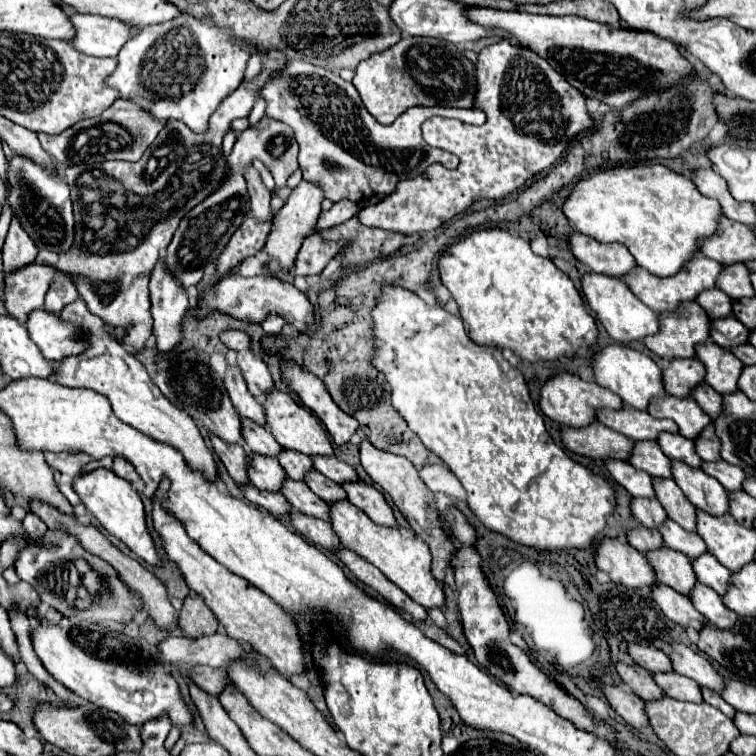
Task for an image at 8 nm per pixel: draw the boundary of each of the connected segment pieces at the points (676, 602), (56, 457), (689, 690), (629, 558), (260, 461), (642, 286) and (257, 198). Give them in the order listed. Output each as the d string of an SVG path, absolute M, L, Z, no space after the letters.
M656 584L652 588L652 596L658 602L660 610L672 618L672 622L684 626L684 628L694 628L694 630L702 630L704 628L704 616L692 606L690 598L678 594L676 590L664 586L664 584Z
M44 452L44 456L52 468L60 470L62 474L68 474L70 478L78 476L82 472L82 468L92 460L92 458L88 458L88 454L72 454L72 452L60 452L60 454Z
M676 672L654 674L654 680L664 690L664 694L674 700L684 700L684 702L694 702L694 704L704 702L700 686L696 686L696 682L692 682L690 678L684 678L682 674L676 674Z
M604 538L596 552L596 566L604 570L612 582L626 588L652 588L656 574L644 554L620 540Z
M254 454L250 462L248 476L256 488L266 490L266 492L280 492L286 478L284 468L280 468L280 462L276 458L258 456L258 454Z
M696 254L696 258L692 258L684 270L680 270L678 274L674 276L668 276L668 278L660 278L660 276L654 276L650 274L648 270L644 268L636 268L632 270L632 274L626 276L626 284L630 286L630 290L648 306L652 308L654 312L672 312L676 310L676 304L680 302L686 302L686 300L696 300L696 296L704 290L712 290L716 288L716 278L720 276L720 270L724 266L718 264L716 260L710 260L706 258L704 254Z
M250 166L246 170L246 180L248 180L248 192L250 192L250 202L252 202L252 214L256 220L266 222L272 218L272 210L270 210L270 198L272 192L268 192L264 188L264 184L260 182L258 172L254 170L254 166Z

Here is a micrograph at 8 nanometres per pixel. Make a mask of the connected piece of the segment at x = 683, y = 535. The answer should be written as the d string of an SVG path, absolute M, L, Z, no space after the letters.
M666 520L660 526L660 534L664 538L664 544L676 552L682 552L684 556L688 556L690 560L696 560L698 554L708 552L706 542L696 534L696 532L686 532L684 528L680 528L676 522Z

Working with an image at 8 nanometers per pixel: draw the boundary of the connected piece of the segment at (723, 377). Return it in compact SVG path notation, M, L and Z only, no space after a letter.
M708 340L696 346L696 356L706 366L706 384L718 394L732 394L738 390L738 376L744 364L730 350Z

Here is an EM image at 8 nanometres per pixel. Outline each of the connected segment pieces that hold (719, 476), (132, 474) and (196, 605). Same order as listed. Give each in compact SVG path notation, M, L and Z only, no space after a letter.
M704 462L702 470L716 478L728 492L742 490L742 484L746 480L746 474L738 466L732 466L728 462Z
M114 458L112 470L114 470L114 474L118 474L120 478L124 478L124 480L128 480L128 482L140 480L140 476L136 474L136 468L134 468L126 458Z
M190 594L180 610L180 628L184 636L196 638L204 634L216 634L218 622L208 606L204 606L204 600L198 594Z

